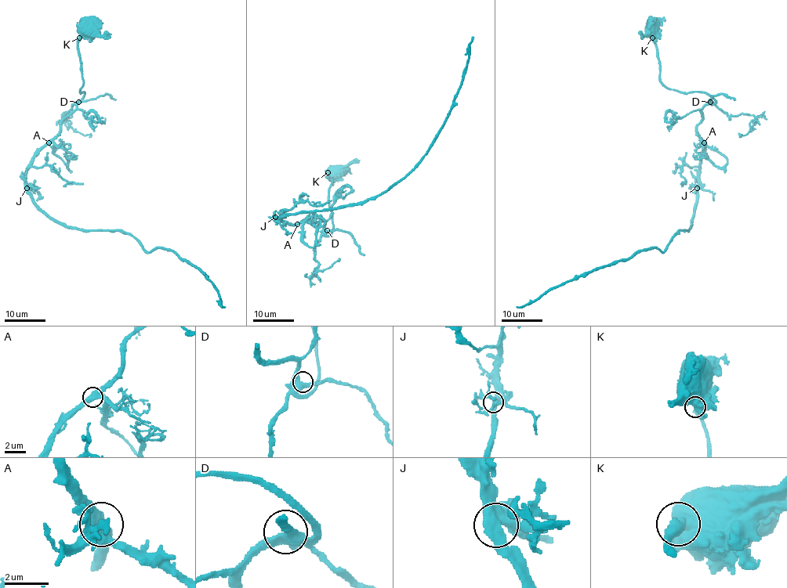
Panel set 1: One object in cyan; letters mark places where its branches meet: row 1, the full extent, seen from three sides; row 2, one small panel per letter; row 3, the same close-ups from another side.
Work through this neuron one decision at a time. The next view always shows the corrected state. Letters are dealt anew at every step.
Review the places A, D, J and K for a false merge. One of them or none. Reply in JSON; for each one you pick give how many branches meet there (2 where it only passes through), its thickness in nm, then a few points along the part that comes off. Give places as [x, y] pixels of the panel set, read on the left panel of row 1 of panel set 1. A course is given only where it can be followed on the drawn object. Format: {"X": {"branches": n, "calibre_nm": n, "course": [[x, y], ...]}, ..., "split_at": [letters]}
{"split_at": []}

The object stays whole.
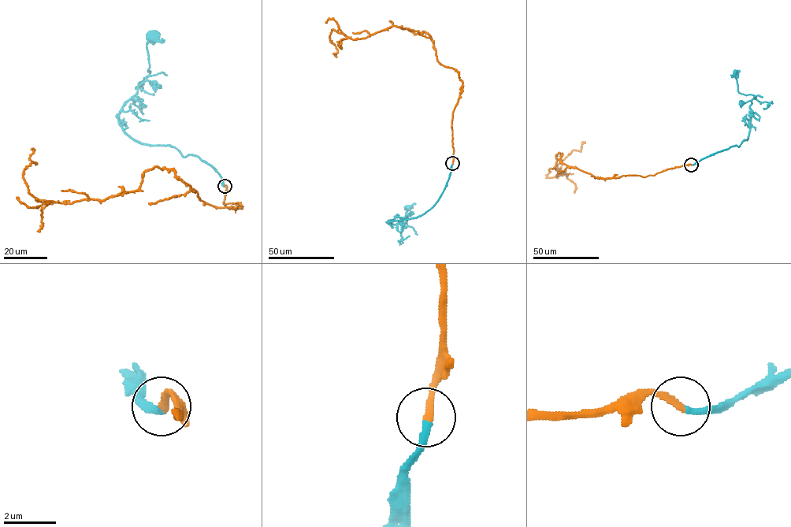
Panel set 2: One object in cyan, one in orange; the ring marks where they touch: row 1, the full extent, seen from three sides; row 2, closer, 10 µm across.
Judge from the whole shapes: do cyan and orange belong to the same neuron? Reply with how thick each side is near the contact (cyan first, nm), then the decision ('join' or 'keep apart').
240/260 nm | join

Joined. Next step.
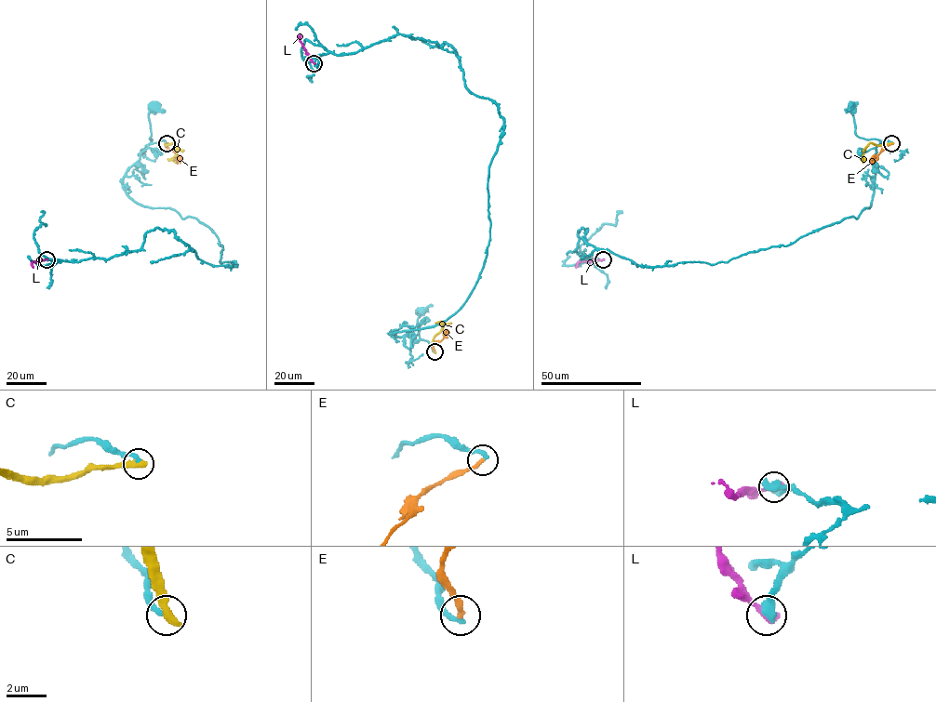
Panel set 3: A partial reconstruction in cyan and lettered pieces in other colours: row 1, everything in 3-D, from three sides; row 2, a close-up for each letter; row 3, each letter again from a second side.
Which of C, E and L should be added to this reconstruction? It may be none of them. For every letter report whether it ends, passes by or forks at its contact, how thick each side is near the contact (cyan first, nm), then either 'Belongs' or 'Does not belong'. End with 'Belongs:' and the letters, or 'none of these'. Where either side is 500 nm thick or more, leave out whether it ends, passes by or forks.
C: Thickness 280 nm (cyan) against 500 nm. Does not belong
E: It ends there. Thickness 240 nm (cyan) against 240 nm. Belongs
L: It ends there. Thickness 460 nm (cyan) against 420 nm. Does not belong
Belongs: E

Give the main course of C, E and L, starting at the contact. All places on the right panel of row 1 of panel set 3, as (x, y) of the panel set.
C: (892, 143), (870, 143), (863, 151), (862, 162)
E: (891, 143), (870, 158), (874, 157)
L: (603, 259), (580, 261), (575, 268)

